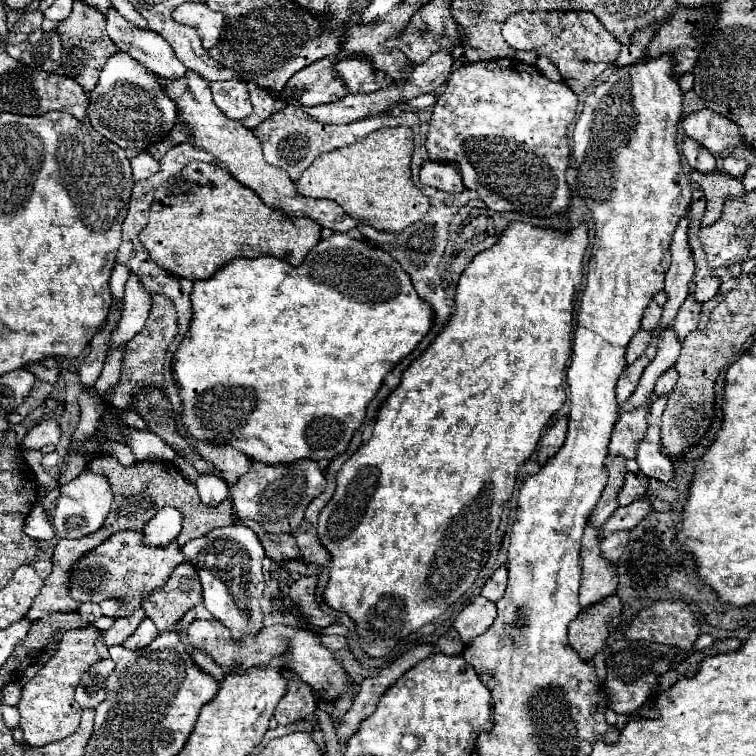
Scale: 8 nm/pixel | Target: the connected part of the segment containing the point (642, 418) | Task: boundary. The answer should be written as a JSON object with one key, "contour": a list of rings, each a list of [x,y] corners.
{"contour":[[[636,408],[634,412],[624,412],[620,414],[618,422],[614,424],[612,430],[612,440],[608,446],[610,456],[622,456],[622,458],[634,458],[636,444],[642,440],[648,422],[646,422],[646,412],[648,408]]]}

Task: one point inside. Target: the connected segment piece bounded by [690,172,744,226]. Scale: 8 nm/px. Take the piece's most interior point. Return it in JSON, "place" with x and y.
{"place":[717,187]}

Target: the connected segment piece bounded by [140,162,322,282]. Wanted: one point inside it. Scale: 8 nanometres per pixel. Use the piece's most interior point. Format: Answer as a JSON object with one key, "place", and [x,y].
{"place":[200,219]}

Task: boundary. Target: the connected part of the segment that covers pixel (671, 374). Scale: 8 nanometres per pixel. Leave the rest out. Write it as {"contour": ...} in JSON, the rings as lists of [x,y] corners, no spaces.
{"contour":[[[670,368],[670,370],[664,372],[664,374],[660,376],[660,380],[656,382],[654,394],[656,394],[656,396],[666,396],[666,394],[670,394],[670,392],[674,390],[676,382],[678,382],[678,372],[676,372],[674,368]]]}

